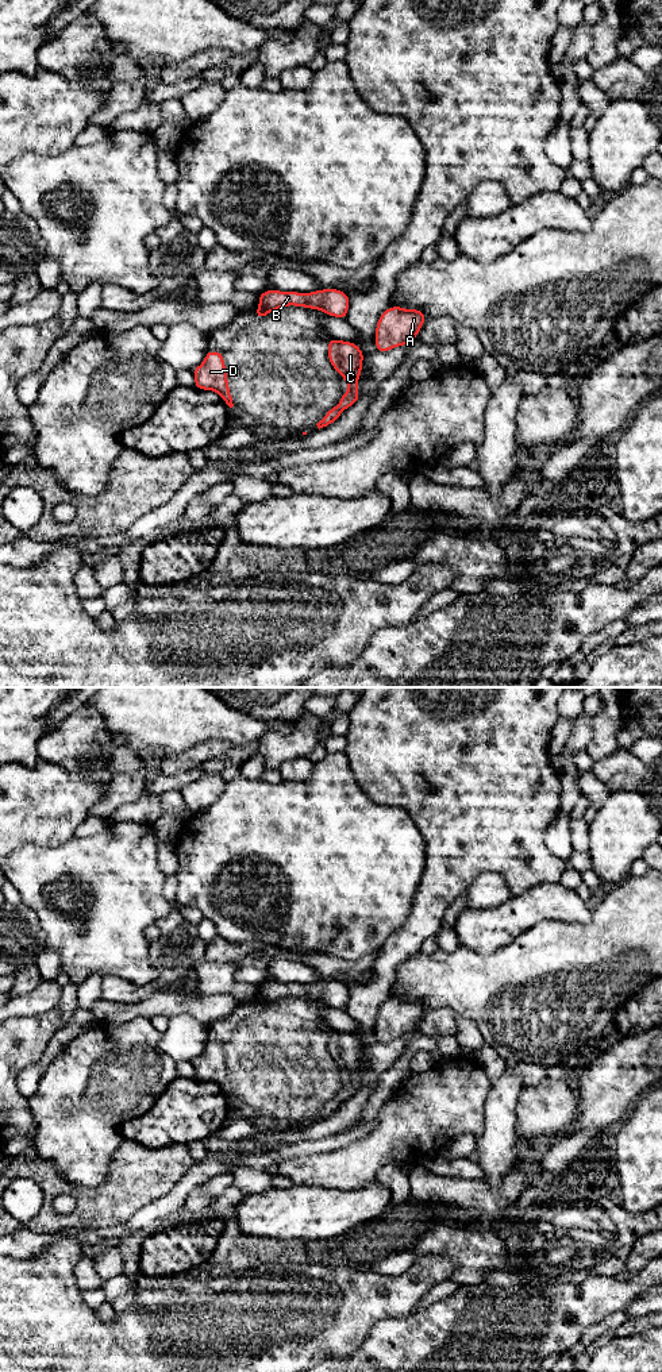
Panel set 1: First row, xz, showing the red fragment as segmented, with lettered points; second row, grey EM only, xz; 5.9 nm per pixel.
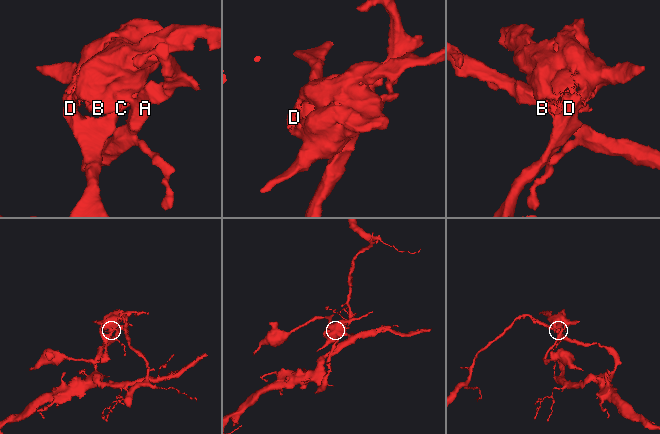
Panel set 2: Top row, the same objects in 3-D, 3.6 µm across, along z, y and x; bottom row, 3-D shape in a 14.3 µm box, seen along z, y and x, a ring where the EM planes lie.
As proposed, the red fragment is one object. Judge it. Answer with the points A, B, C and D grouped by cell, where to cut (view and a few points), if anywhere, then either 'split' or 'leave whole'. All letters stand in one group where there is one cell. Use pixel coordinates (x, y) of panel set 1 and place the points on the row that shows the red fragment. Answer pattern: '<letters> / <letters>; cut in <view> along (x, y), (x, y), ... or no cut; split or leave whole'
A B / C D; cut in xz along (260, 305), (270, 311); split

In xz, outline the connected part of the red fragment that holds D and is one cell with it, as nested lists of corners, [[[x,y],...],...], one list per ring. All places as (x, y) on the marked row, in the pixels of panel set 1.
[[[207,351],[203,363],[195,367],[195,388],[201,390],[213,390],[222,400],[232,408],[232,397],[227,381],[227,369],[223,362],[224,352]]]

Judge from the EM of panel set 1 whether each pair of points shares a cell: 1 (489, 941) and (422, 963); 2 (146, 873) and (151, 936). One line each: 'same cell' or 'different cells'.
1: different cells
2: different cells

